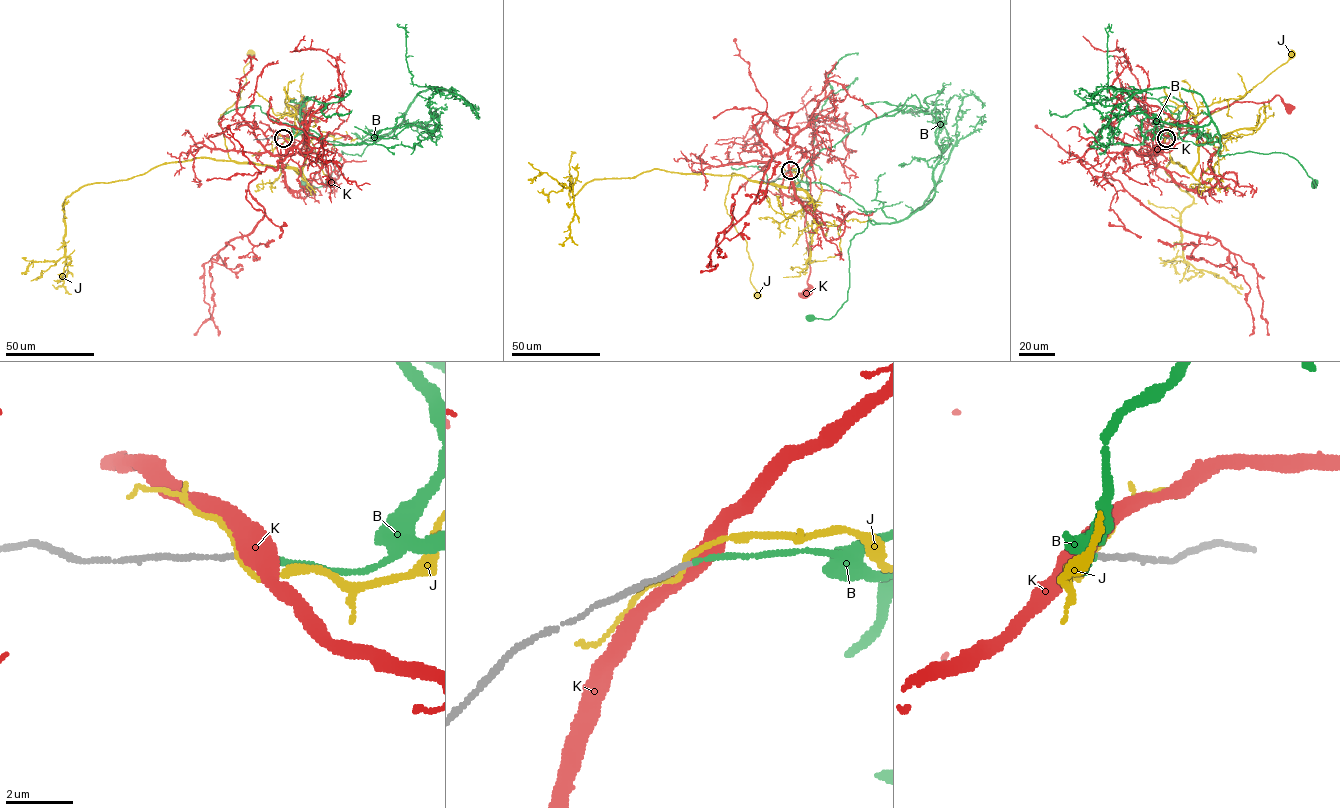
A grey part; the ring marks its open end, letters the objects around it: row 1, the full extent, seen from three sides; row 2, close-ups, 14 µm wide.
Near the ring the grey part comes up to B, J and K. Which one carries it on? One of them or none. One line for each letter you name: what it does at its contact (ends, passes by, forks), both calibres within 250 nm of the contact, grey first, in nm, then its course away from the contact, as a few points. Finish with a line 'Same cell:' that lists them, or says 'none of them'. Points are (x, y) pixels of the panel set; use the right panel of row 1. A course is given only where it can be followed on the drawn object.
B: it ends | 150/130 nm | via (1166, 138), (1175, 125), (1183, 141), (1202, 145), (1219, 140), (1220, 156), (1246, 151), (1287, 154), (1314, 184)
Same cell: B

